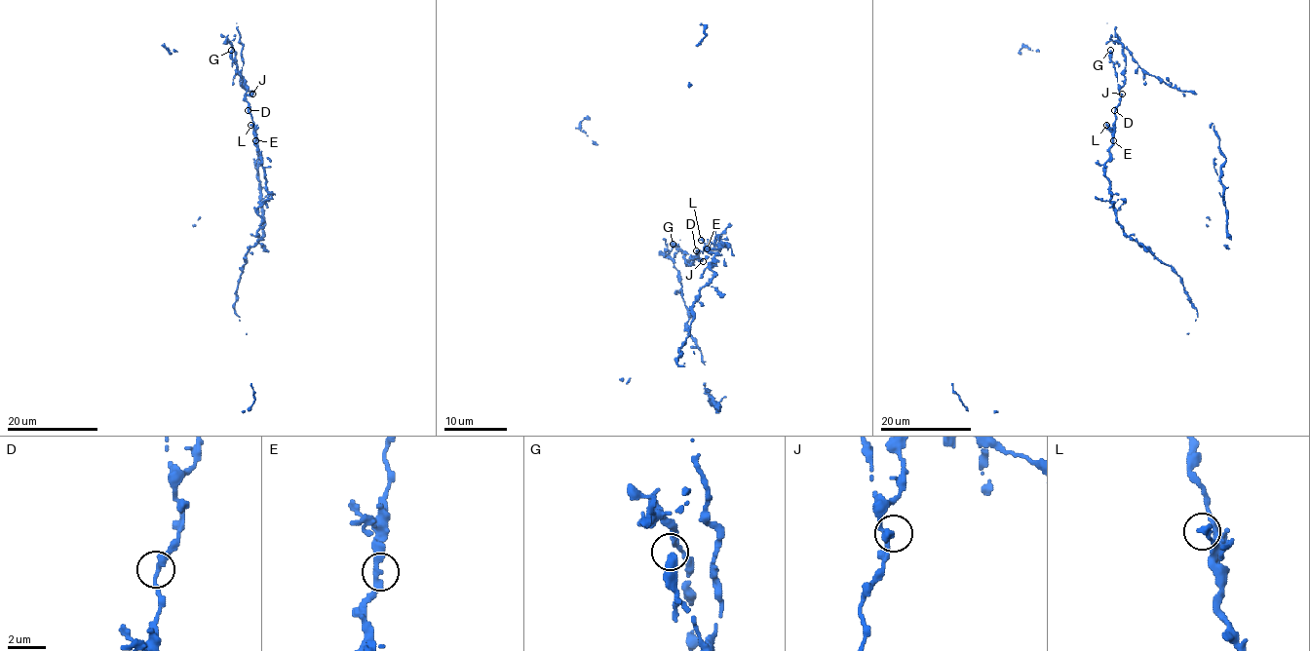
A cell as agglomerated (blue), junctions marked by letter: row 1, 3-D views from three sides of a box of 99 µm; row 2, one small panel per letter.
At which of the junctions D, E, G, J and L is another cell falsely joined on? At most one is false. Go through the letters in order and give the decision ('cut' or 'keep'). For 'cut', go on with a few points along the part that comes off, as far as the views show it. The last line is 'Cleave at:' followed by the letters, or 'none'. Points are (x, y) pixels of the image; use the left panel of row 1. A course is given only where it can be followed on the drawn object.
D: keep
E: keep
G: keep
J: keep
L: keep
Cleave at: none

